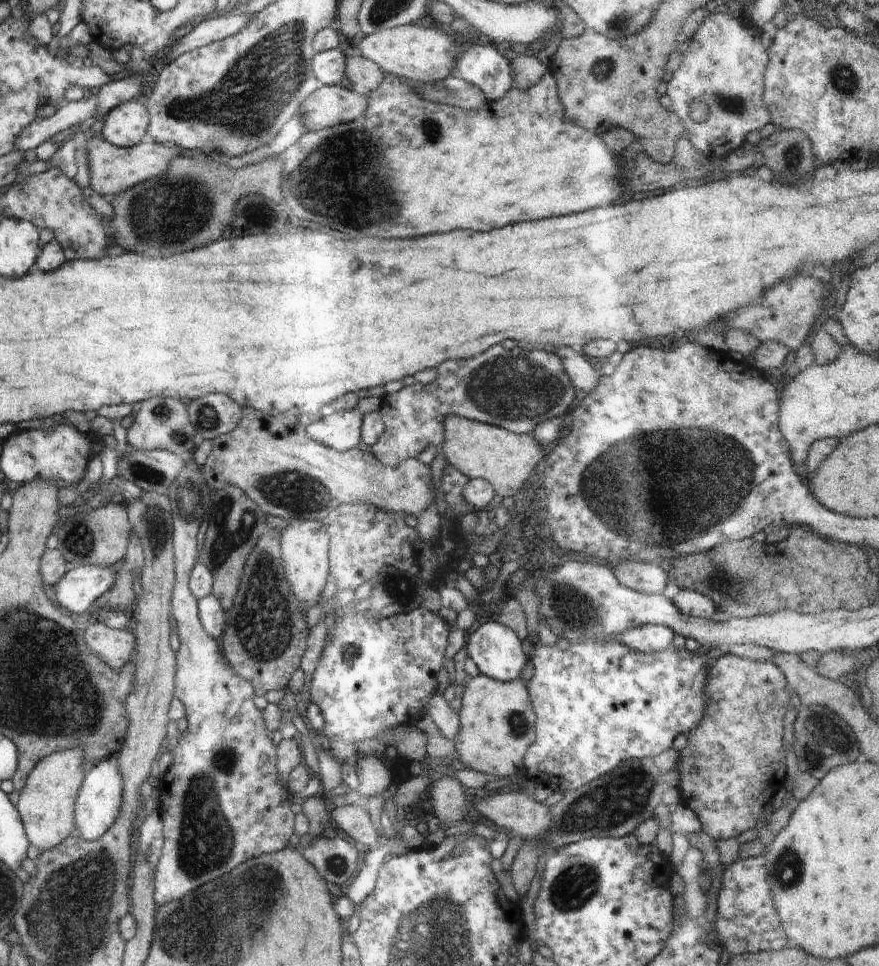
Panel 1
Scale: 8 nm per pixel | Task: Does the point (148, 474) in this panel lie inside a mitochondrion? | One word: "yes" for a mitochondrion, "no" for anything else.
yes

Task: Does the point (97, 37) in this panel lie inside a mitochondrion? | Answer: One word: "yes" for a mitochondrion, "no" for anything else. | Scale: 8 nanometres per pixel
no

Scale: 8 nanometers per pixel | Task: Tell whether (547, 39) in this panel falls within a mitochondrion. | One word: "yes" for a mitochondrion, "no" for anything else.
no

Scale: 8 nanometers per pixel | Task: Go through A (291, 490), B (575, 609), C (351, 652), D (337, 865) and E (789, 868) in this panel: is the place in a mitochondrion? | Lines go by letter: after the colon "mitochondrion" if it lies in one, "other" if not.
A: mitochondrion
B: mitochondrion
C: mitochondrion
D: mitochondrion
E: mitochondrion

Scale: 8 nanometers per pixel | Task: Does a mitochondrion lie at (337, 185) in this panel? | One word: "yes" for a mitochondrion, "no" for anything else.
yes

